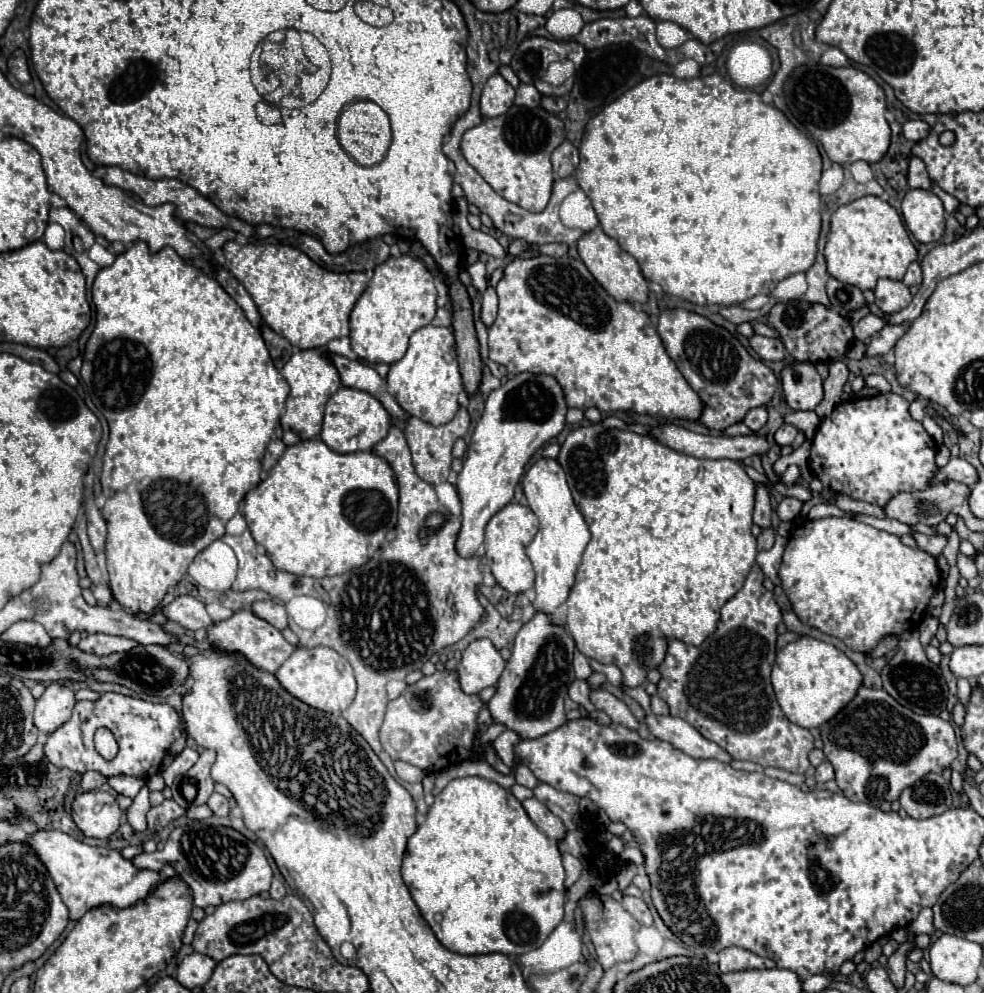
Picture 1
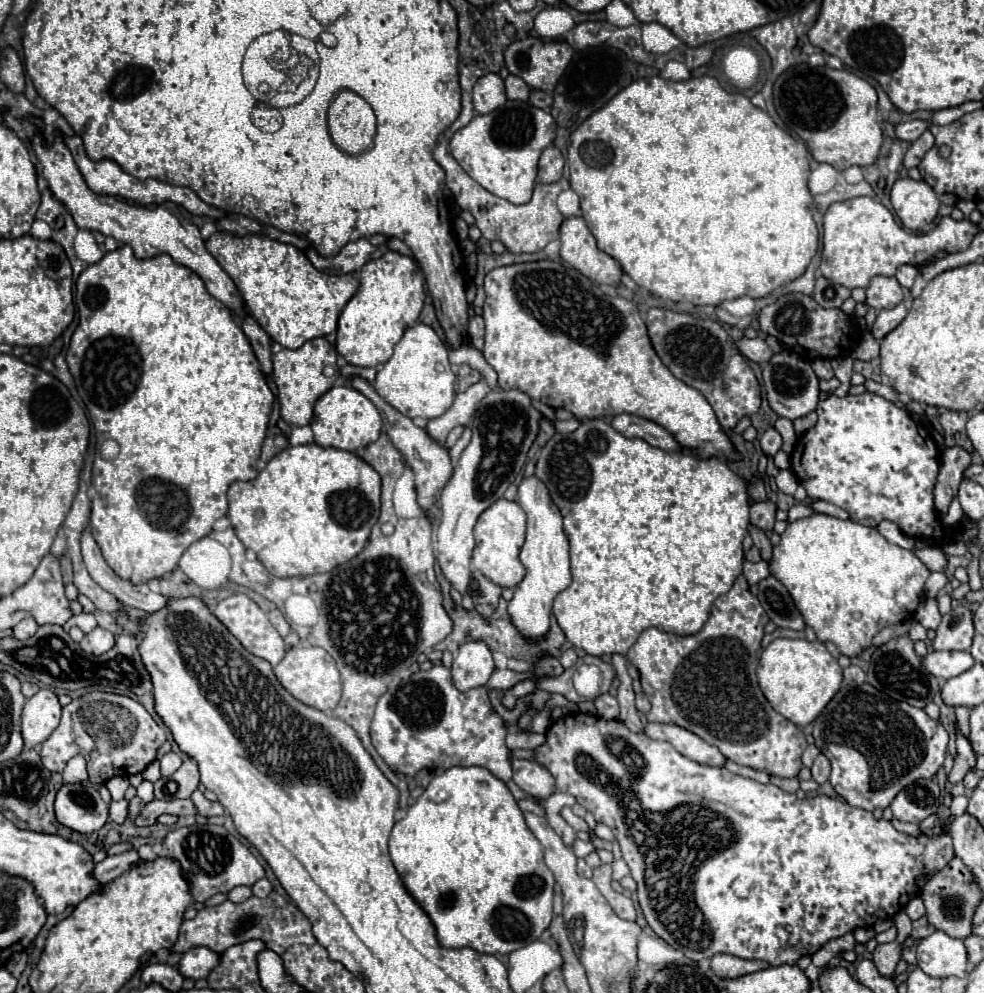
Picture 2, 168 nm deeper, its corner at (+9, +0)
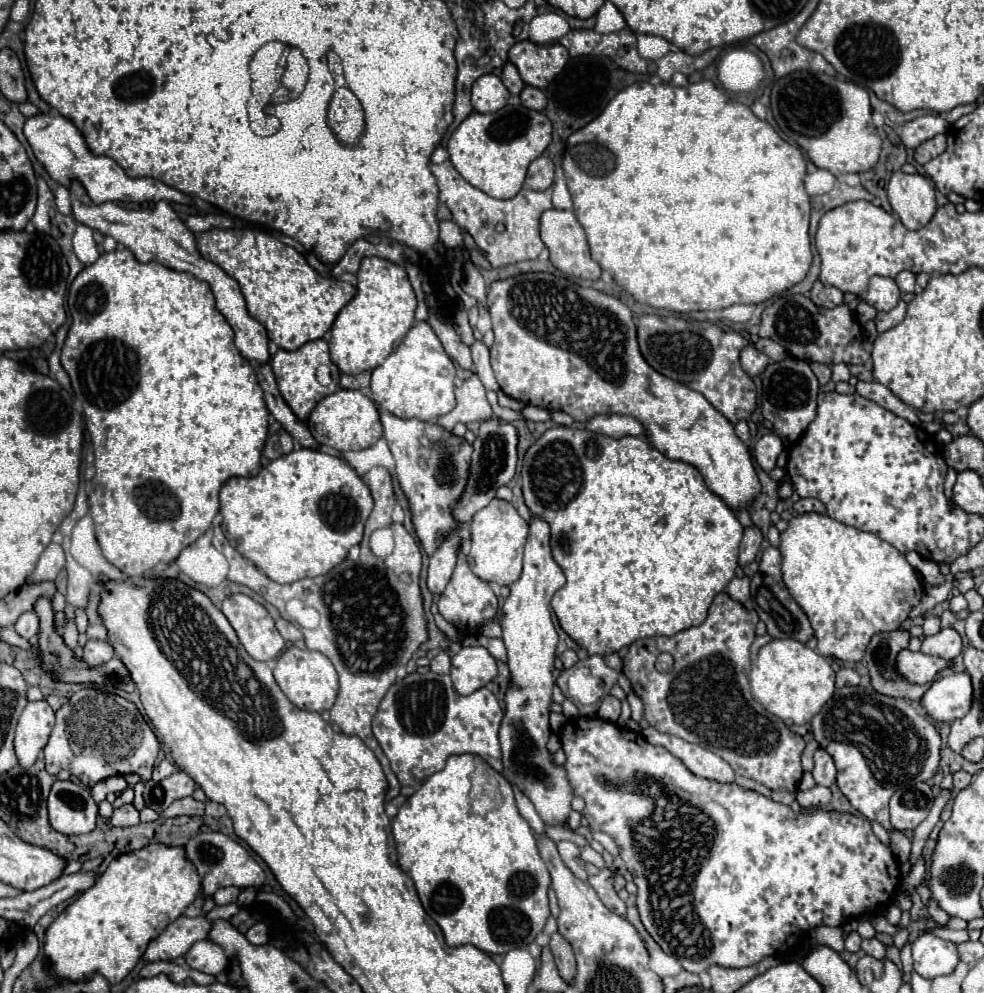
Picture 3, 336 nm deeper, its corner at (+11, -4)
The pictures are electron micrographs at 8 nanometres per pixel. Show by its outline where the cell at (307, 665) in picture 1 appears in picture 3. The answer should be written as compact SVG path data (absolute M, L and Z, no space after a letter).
M288 648L284 654L276 660L274 666L274 678L280 686L280 690L288 696L292 704L298 708L310 710L310 712L324 712L330 710L336 702L338 694L338 674L332 666L332 662L314 650L300 650L300 648Z

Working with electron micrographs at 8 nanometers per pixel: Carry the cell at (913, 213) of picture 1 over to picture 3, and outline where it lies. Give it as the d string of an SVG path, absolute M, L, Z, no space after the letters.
M894 172L888 182L888 202L908 230L924 228L938 208L934 186L922 174Z

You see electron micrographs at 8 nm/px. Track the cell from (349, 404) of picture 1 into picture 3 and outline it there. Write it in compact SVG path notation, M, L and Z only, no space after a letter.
M338 390L322 398L312 410L308 424L312 426L312 436L320 446L330 446L338 452L344 450L364 450L374 446L382 438L382 424L376 404L364 396L360 390Z

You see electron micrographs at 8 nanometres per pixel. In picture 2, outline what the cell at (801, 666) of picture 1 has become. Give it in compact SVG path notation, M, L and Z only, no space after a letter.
M776 638L770 642L760 656L756 674L770 706L796 726L814 722L842 684L842 668L836 658L822 642L808 642L804 638Z

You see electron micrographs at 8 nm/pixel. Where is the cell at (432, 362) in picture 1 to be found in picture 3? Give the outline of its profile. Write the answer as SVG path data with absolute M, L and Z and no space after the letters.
M416 322L402 344L386 358L382 366L372 372L372 398L382 408L398 418L418 418L424 422L448 414L454 406L454 380L456 370L440 340L428 322Z

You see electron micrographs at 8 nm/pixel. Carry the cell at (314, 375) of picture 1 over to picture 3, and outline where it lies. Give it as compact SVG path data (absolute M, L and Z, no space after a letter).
M314 340L304 344L302 348L294 350L294 352L286 352L286 350L278 350L272 360L270 366L274 370L276 382L278 382L278 390L282 394L282 398L286 400L286 404L292 408L292 412L296 414L296 418L300 422L306 422L310 412L314 410L314 406L328 394L332 394L338 388L338 380L332 379L330 354L328 354L328 344L326 340Z

